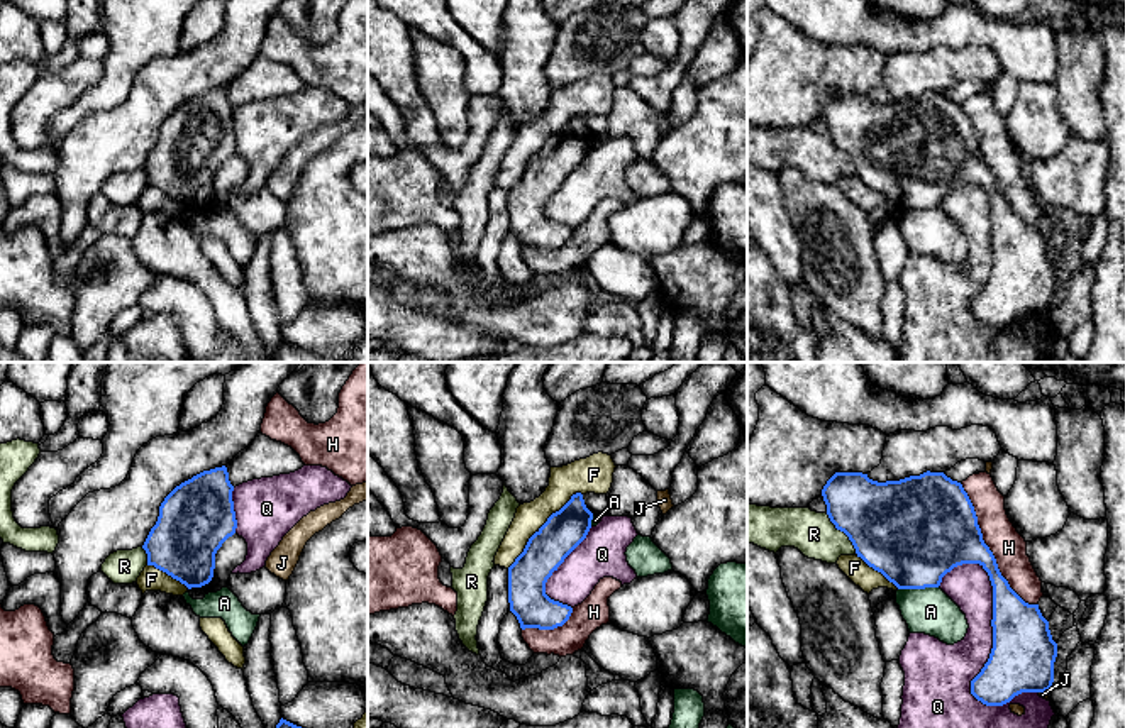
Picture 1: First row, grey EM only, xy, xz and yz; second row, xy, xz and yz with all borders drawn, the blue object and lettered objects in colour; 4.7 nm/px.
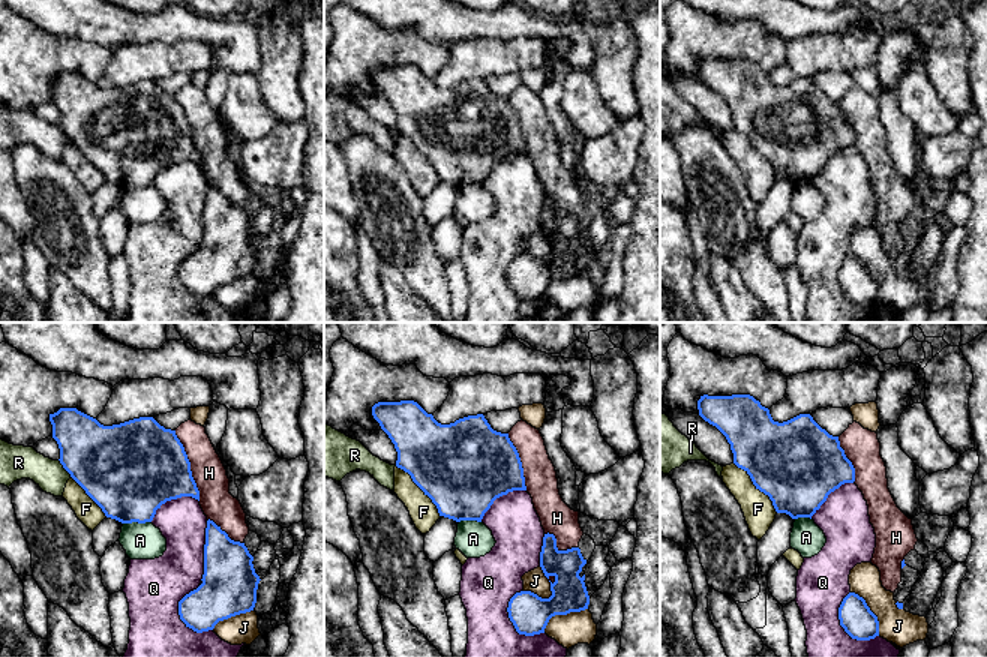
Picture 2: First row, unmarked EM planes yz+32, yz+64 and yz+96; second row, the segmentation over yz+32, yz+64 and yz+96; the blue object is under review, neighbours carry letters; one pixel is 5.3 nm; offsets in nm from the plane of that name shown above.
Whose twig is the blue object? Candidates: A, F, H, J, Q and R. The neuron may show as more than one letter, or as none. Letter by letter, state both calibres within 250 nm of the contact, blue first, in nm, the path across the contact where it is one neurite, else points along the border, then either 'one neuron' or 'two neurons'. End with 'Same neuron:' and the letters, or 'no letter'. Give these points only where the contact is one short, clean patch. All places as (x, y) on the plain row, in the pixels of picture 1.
A: 480 nm thick on the blue side, 220 nm on the other; one neuron
F: 190 nm thick on the blue side, 150 nm on the other; two neurons
H: 380 nm thick on the blue side, 160 nm on the other; two neurons
J: 300 nm thick on the blue side, 30 nm on the other; two neurons
Q: 300 nm thick on the blue side, 260 nm on the other; two neurons
R: 440 nm thick on the blue side, 200 nm on the other; two neurons
Same neuron: A

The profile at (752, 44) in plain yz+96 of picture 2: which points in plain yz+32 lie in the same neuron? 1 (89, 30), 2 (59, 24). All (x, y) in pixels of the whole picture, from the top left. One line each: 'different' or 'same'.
1: different
2: different

